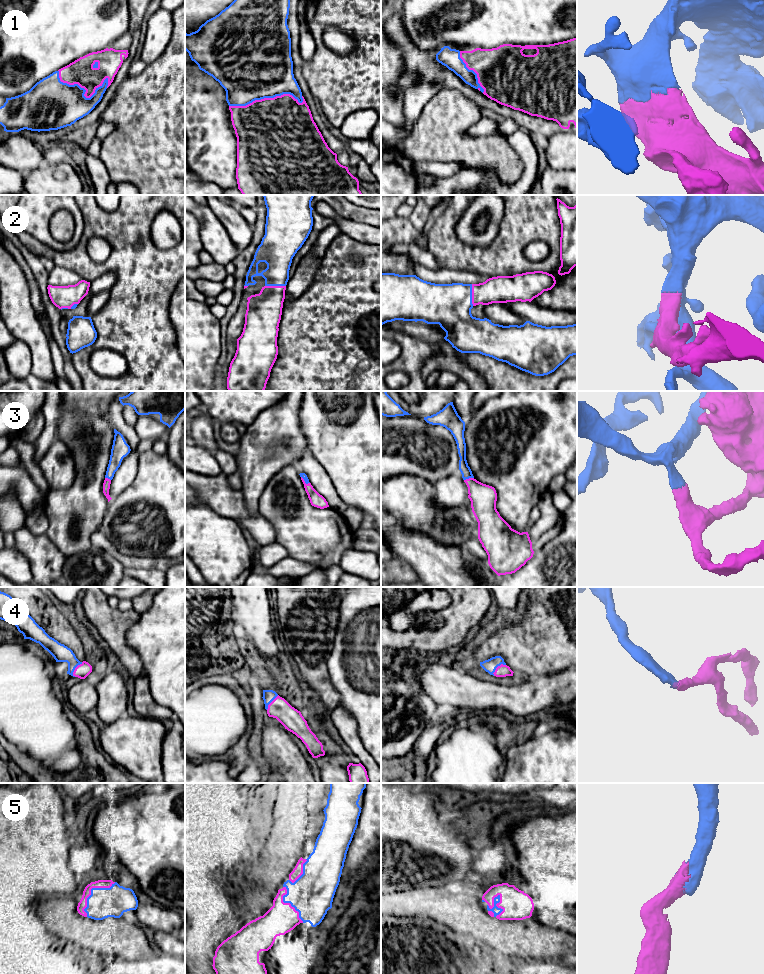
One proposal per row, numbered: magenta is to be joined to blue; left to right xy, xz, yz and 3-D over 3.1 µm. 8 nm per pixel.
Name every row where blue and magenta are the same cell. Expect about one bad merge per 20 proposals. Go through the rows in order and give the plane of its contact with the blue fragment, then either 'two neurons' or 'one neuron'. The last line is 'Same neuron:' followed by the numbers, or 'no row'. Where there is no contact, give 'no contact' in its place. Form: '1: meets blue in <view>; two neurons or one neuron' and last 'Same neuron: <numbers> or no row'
1: meets blue in xy; one neuron
2: meets blue in yz; one neuron
3: meets blue in yz; one neuron
4: meets blue in xy; one neuron
5: meets blue in yz; one neuron
Same neuron: 1, 2, 3, 4, 5

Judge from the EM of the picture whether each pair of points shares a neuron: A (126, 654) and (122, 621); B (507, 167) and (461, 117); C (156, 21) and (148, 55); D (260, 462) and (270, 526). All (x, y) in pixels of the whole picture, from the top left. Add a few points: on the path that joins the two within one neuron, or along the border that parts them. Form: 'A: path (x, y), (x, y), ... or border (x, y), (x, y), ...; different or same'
A: path (120, 646), (120, 629); same
B: path (490, 154), (474, 152), (458, 134); same
C: path (156, 29), (156, 41), (153, 47); same
D: border (279, 470), (261, 494), (258, 511); different

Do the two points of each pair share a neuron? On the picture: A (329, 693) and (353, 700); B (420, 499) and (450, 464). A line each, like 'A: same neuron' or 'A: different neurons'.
A: different neurons
B: different neurons

